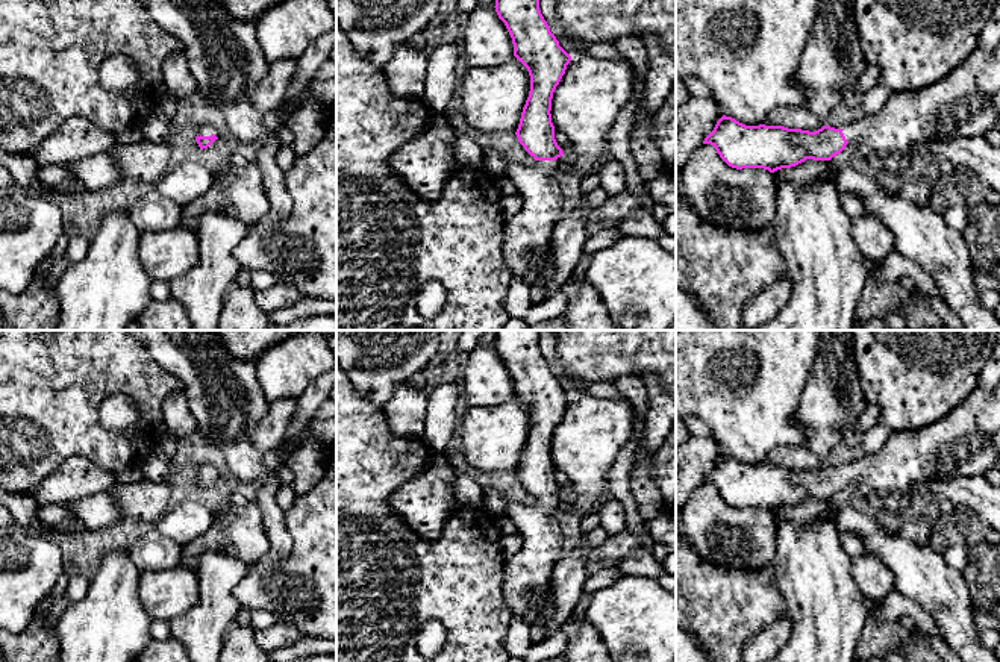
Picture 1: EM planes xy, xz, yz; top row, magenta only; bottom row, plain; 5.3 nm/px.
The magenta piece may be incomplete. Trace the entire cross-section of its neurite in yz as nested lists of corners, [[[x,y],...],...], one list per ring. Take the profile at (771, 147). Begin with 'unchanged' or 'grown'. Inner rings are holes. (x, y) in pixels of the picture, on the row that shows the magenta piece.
grown; [[[1000,44],[994,50],[976,48],[956,68],[936,83],[917,91],[891,92],[885,106],[874,115],[861,114],[844,129],[823,126],[815,132],[788,129],[783,126],[745,126],[732,117],[723,115],[703,144],[715,147],[720,158],[732,168],[764,168],[774,173],[782,168],[795,167],[806,159],[830,161],[839,155],[848,142],[865,144],[870,150],[885,156],[892,151],[912,153],[924,150],[935,141],[952,141],[961,136],[985,135],[991,129],[1000,130]]]

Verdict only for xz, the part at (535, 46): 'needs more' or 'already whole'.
needs more

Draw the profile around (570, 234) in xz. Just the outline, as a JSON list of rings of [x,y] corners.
[[[600,186],[591,192],[580,194],[574,209],[558,220],[552,236],[553,268],[541,279],[539,285],[530,291],[533,304],[550,298],[571,277],[588,239],[588,214],[595,214],[608,198],[609,195]]]

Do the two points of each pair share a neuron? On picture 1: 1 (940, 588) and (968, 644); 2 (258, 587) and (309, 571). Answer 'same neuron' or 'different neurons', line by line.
1: same neuron
2: same neuron

